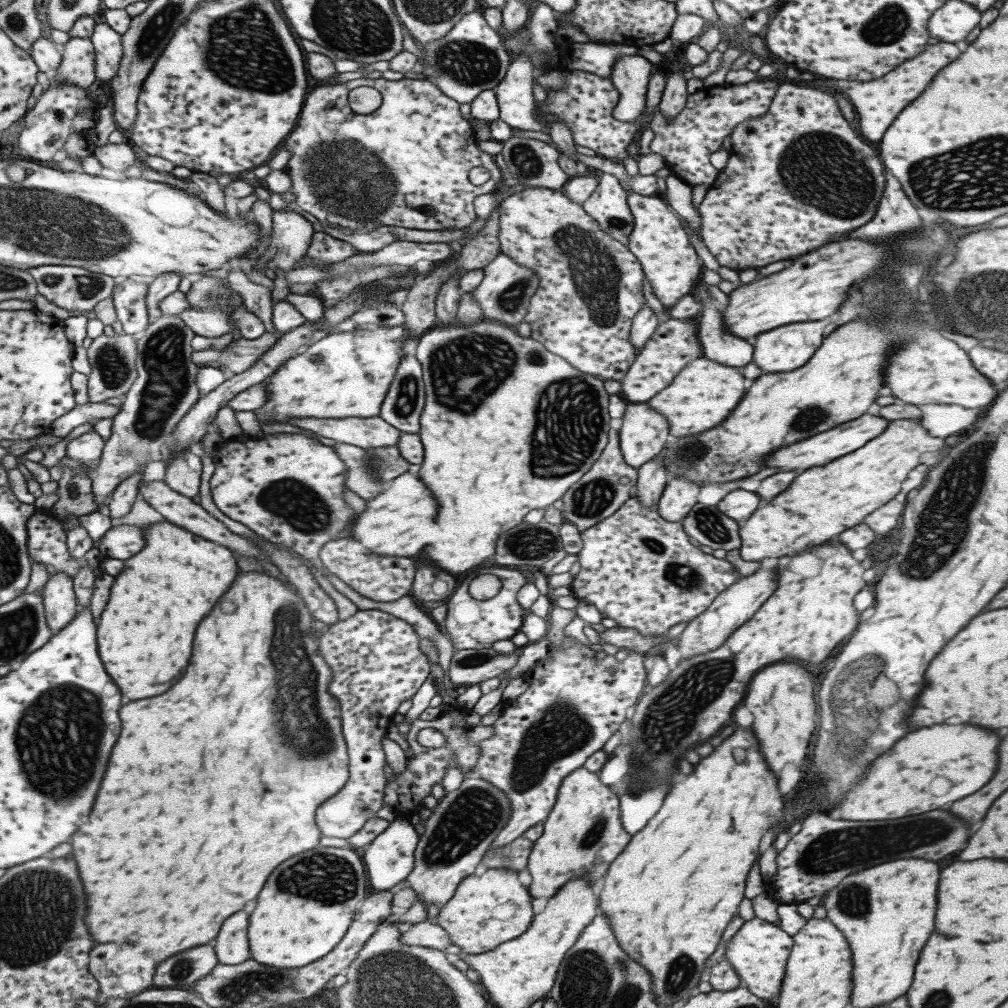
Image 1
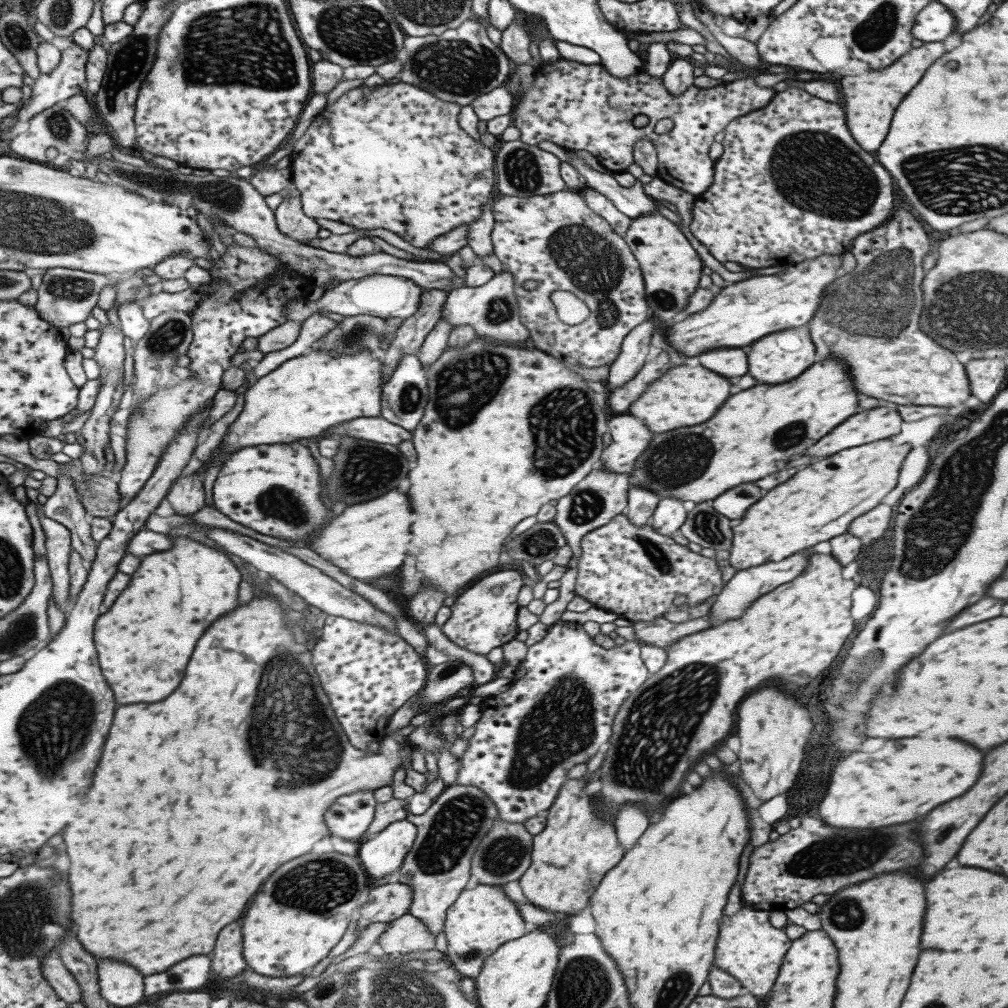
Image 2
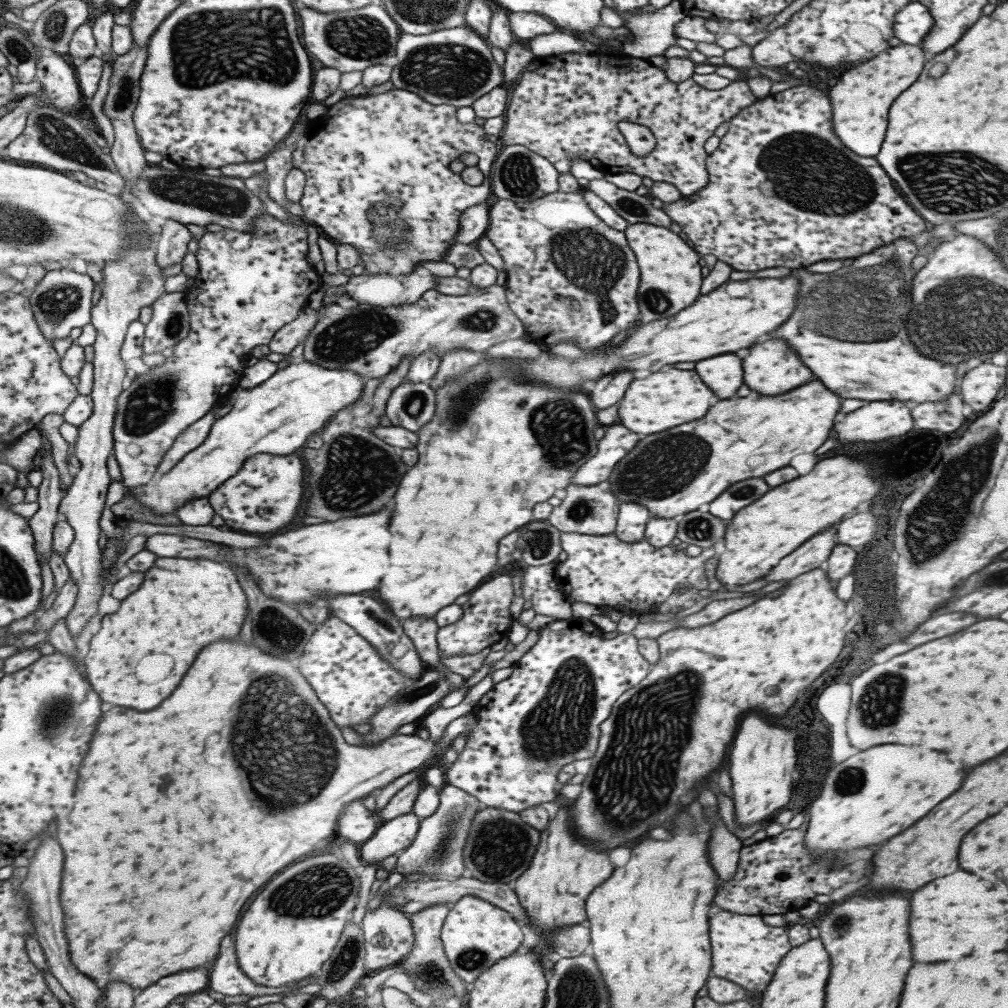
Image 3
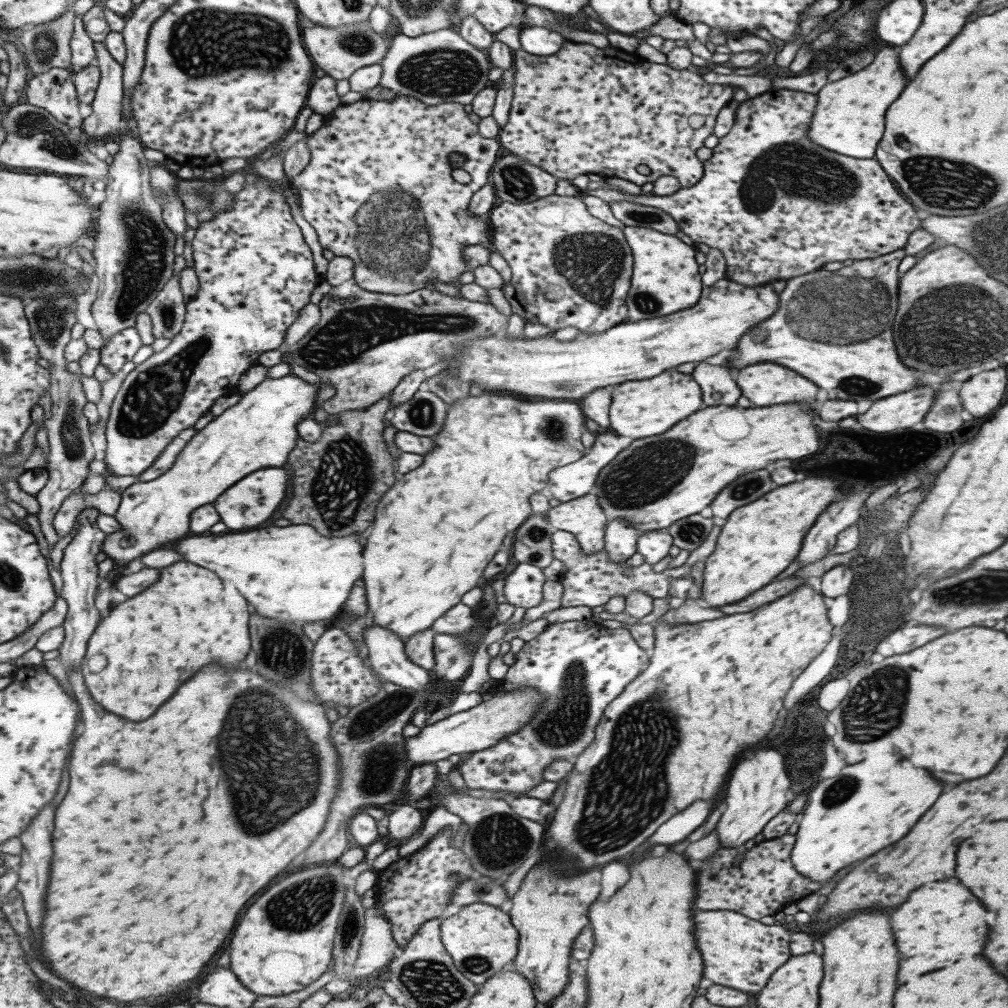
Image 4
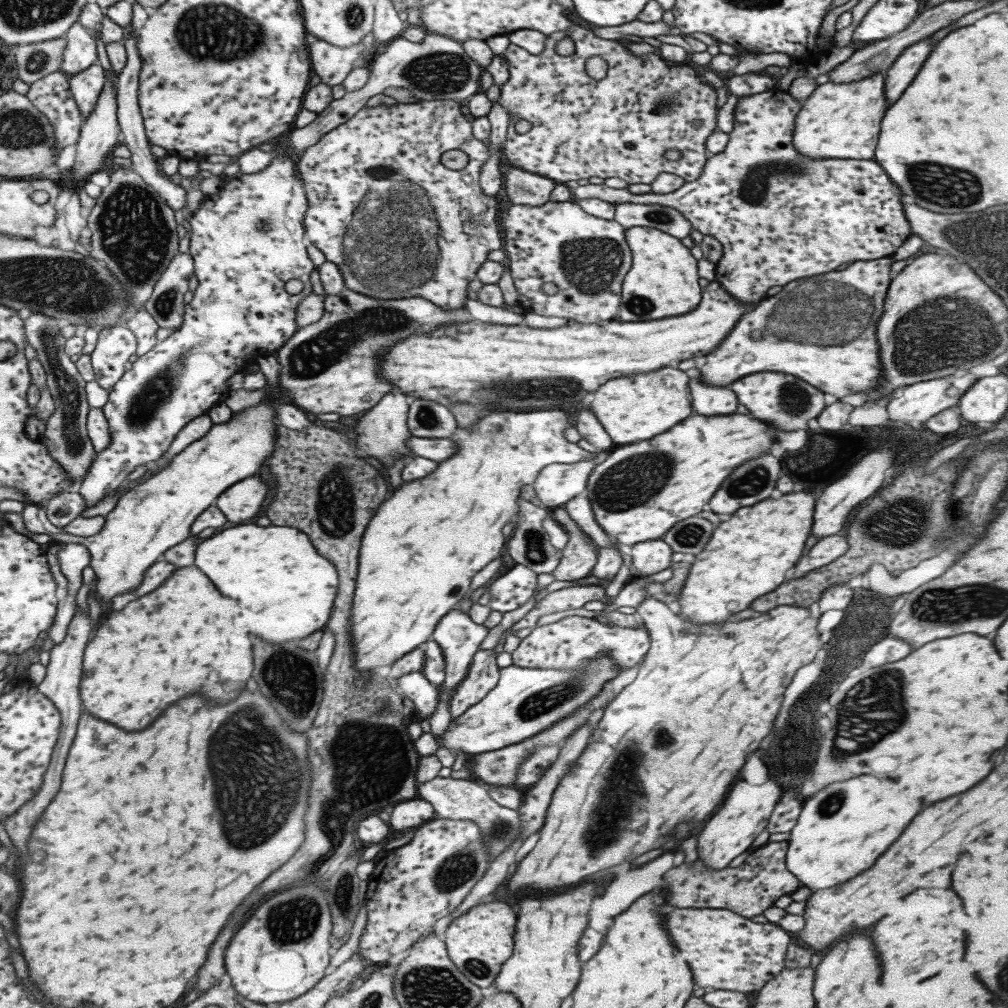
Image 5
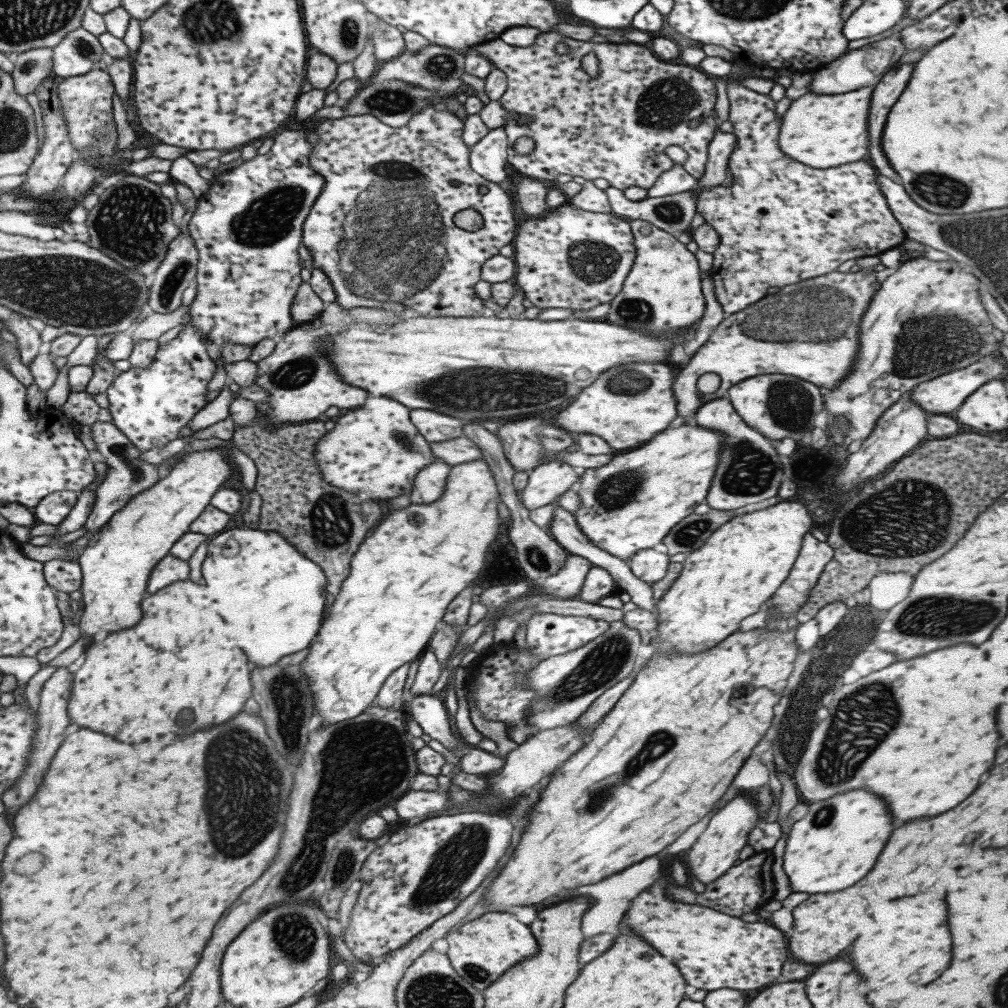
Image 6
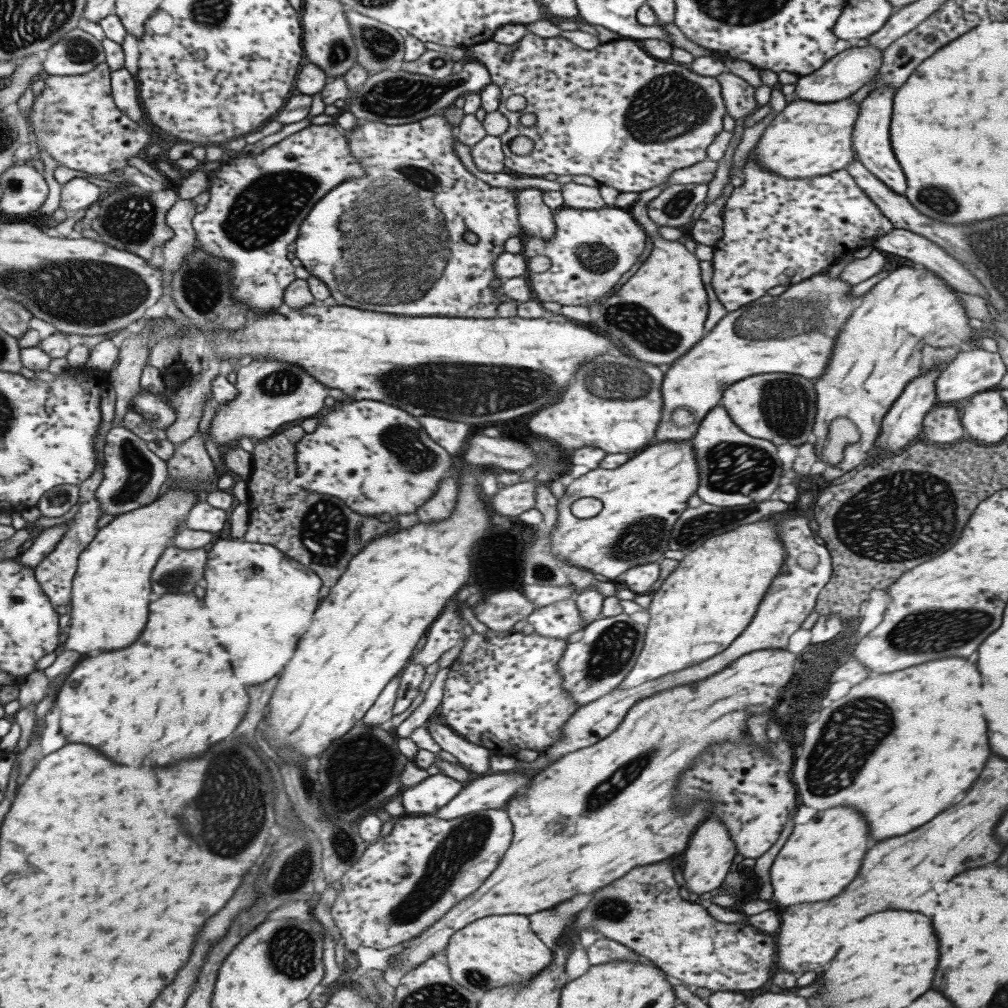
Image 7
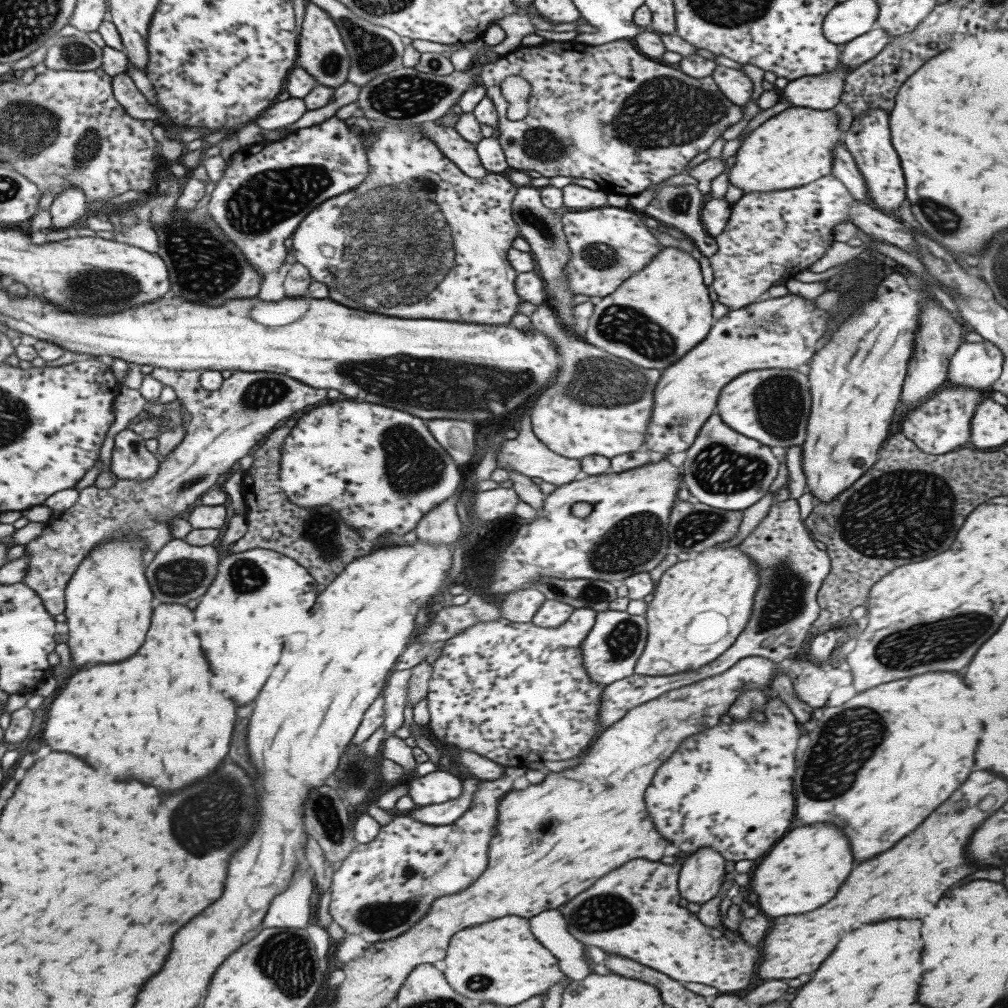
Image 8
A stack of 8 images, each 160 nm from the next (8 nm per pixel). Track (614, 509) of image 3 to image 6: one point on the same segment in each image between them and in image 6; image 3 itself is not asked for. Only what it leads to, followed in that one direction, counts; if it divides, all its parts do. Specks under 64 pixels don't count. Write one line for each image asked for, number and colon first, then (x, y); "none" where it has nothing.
4: (583, 517)
5: (578, 557)
6: (566, 581)

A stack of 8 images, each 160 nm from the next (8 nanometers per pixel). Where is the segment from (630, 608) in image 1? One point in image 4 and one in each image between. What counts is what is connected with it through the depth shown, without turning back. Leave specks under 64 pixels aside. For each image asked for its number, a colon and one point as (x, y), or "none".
2: (635, 572)
3: (602, 570)
4: (590, 580)

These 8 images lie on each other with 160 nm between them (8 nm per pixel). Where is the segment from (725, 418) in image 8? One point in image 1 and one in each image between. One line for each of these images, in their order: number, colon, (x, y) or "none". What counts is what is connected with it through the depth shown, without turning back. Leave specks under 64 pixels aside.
1: (781, 349)
2: (778, 357)
3: (770, 367)
4: (763, 384)
5: (783, 401)
6: (778, 406)
7: (778, 407)

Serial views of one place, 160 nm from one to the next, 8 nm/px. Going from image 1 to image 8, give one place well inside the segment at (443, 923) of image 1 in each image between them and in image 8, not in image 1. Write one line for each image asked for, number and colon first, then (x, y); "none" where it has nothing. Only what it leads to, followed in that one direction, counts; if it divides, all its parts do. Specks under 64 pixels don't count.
2: (482, 918)
3: (475, 934)
4: (480, 940)
5: (479, 942)
6: (479, 951)
7: (495, 951)
8: (499, 962)

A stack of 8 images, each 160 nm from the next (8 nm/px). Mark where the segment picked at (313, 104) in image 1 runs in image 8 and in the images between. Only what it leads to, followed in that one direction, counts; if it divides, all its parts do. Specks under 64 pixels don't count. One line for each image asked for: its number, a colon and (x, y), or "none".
2: (392, 156)
3: (376, 171)
4: (378, 189)
5: (380, 205)
6: (399, 181)
7: (412, 175)
8: (450, 233)

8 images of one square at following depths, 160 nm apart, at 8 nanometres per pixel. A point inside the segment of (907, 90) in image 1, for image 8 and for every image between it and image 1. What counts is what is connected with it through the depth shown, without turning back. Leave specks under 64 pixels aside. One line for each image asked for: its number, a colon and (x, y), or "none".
2: (869, 99)
3: (860, 99)
4: (848, 119)
5: (842, 121)
6: (821, 131)
7: (805, 139)
8: (795, 147)

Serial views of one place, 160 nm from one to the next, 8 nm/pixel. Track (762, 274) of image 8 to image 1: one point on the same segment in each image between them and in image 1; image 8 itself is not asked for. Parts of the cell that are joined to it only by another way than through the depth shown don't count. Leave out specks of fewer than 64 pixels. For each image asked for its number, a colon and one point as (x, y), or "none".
1: (798, 174)
2: (790, 184)
3: (781, 191)
4: (776, 206)
5: (779, 215)
6: (778, 222)
7: (776, 232)

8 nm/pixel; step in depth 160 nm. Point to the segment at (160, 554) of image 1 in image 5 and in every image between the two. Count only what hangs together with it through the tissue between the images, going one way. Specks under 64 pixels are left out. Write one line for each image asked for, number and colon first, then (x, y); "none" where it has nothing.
2: (147, 635)
3: (137, 658)
4: (152, 642)
5: (183, 637)

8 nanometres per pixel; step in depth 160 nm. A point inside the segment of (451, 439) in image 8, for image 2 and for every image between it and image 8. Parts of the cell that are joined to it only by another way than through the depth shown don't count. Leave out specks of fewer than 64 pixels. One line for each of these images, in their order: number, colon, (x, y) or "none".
2: (403, 396)
3: (410, 406)
4: (423, 414)
5: (425, 419)
6: (434, 427)
7: (450, 435)

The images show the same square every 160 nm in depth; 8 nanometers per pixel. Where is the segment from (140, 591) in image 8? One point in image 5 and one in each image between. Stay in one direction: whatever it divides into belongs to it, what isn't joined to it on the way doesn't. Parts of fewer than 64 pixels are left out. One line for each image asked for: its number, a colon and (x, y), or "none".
5: (153, 516)
6: (117, 559)
7: (110, 591)

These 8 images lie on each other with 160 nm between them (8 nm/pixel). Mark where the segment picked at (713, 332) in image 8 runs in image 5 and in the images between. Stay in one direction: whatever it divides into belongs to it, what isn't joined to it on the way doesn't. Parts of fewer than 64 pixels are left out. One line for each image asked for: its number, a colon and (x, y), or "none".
5: (821, 328)
6: (820, 315)
7: (793, 333)

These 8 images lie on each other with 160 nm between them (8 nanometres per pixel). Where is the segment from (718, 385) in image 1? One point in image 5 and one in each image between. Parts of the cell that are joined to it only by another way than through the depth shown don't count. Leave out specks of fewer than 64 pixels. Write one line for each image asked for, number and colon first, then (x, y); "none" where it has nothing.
2: (687, 395)
3: (662, 400)
4: (639, 408)
5: (630, 409)

